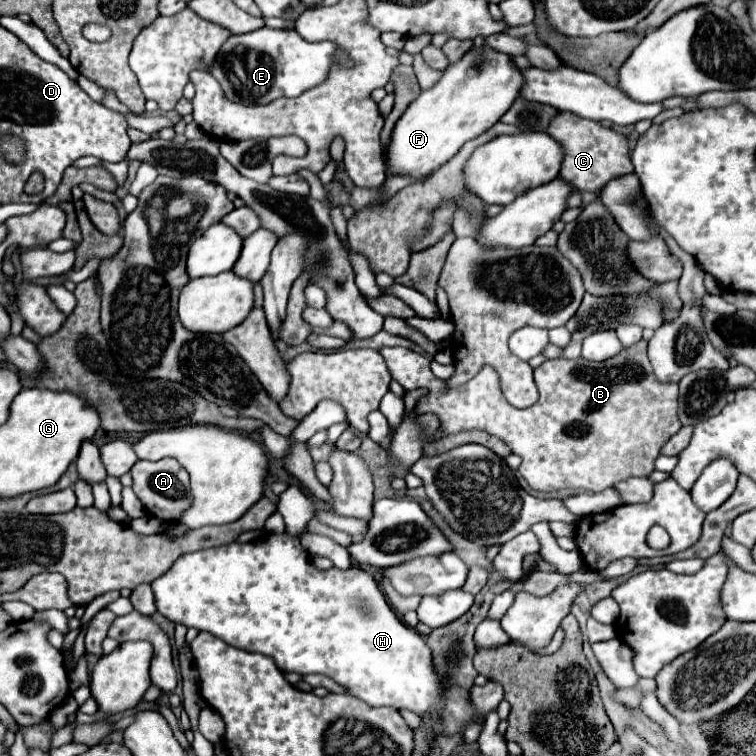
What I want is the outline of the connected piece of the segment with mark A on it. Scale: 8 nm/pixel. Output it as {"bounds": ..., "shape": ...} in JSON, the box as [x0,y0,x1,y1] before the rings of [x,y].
{"bounds":[131,457,191,523],"shape":[[[173,457],[161,461],[137,461],[131,467],[131,475],[133,475],[133,491],[137,493],[149,515],[173,523],[191,505],[189,473]]]}

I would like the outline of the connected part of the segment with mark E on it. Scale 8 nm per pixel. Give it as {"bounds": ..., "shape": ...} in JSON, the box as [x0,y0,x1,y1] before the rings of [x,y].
{"bounds":[211,29,353,103],"shape":[[[257,29],[245,35],[231,35],[219,51],[211,75],[221,83],[225,95],[239,103],[271,103],[279,97],[297,97],[321,85],[329,71],[339,65],[353,69],[353,59],[333,41],[309,43],[297,31],[287,29]]]}

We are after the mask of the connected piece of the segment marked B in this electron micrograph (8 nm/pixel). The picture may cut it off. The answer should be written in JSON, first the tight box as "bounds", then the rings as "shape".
{"bounds":[381,339,681,493],"shape":[[[641,339],[639,343],[635,343],[635,345],[627,347],[627,349],[623,349],[617,357],[611,357],[611,359],[601,361],[601,363],[583,361],[583,357],[579,357],[579,359],[547,359],[541,367],[534,369],[534,381],[538,388],[539,399],[535,405],[531,405],[531,407],[527,407],[527,409],[517,409],[517,407],[513,407],[513,405],[507,403],[507,399],[503,397],[503,393],[501,393],[501,389],[499,389],[497,373],[495,373],[491,367],[485,367],[477,377],[473,377],[471,381],[467,381],[467,383],[463,383],[463,385],[459,385],[459,387],[449,387],[443,379],[439,379],[439,377],[435,377],[435,375],[431,373],[429,361],[427,361],[423,355],[415,353],[415,351],[409,351],[409,349],[403,349],[403,347],[383,347],[383,349],[381,349],[381,355],[383,355],[385,361],[387,361],[387,367],[389,367],[389,371],[391,371],[391,377],[393,377],[395,381],[399,381],[399,383],[403,385],[405,391],[415,391],[415,389],[427,387],[427,395],[421,397],[421,399],[417,401],[415,413],[417,413],[417,415],[433,413],[433,415],[439,417],[441,429],[443,429],[443,433],[441,433],[439,439],[443,439],[443,437],[447,437],[447,435],[461,433],[461,431],[471,431],[471,429],[481,429],[481,431],[487,431],[487,433],[499,437],[501,441],[505,441],[505,445],[509,445],[509,449],[511,449],[515,455],[519,455],[519,457],[523,459],[521,465],[519,465],[519,473],[525,477],[525,481],[527,481],[535,491],[553,491],[553,489],[567,489],[567,487],[573,487],[573,489],[585,489],[585,491],[599,493],[599,491],[603,491],[603,489],[607,489],[607,487],[611,487],[611,485],[617,485],[619,481],[625,481],[625,479],[629,479],[629,477],[647,477],[647,475],[651,475],[651,473],[655,471],[653,463],[655,463],[655,459],[659,457],[661,447],[681,429],[681,423],[679,423],[679,417],[677,417],[677,385],[675,385],[675,383],[661,383],[661,381],[655,377],[655,373],[653,373],[653,369],[651,369],[651,363],[649,363],[649,359],[647,359],[647,341],[643,341],[643,339]]]}

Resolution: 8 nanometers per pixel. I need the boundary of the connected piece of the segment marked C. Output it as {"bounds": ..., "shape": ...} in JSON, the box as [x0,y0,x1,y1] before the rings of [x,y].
{"bounds":[547,113,633,191],"shape":[[[559,113],[555,121],[551,121],[551,129],[547,133],[561,145],[563,163],[559,177],[567,183],[575,185],[579,191],[601,191],[611,179],[633,173],[633,165],[629,159],[629,139],[609,127],[603,127],[597,121],[575,117],[575,113]]]}

